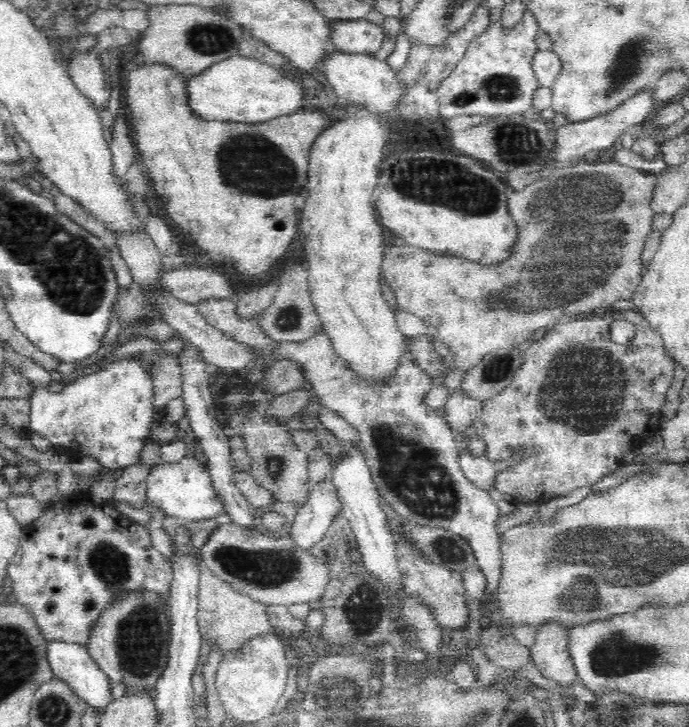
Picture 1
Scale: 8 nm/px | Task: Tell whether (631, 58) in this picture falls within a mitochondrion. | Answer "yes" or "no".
yes

